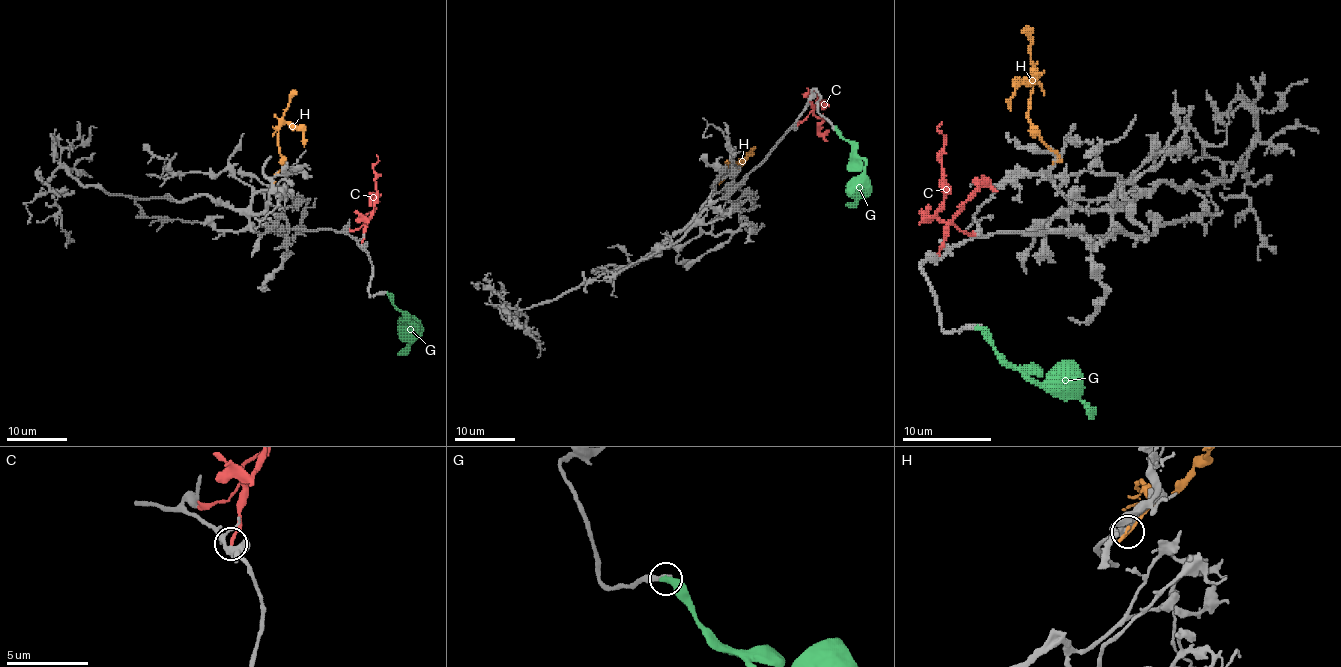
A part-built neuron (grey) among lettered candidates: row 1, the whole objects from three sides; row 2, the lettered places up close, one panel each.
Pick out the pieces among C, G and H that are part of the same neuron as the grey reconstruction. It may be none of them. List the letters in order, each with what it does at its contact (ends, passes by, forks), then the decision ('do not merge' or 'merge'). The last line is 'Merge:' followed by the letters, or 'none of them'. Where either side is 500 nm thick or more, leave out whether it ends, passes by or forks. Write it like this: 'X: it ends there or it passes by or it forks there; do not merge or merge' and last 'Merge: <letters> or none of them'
C: it ends there; do not merge
G: it ends there; do not merge
H: it passes by; do not merge
Merge: none of them

